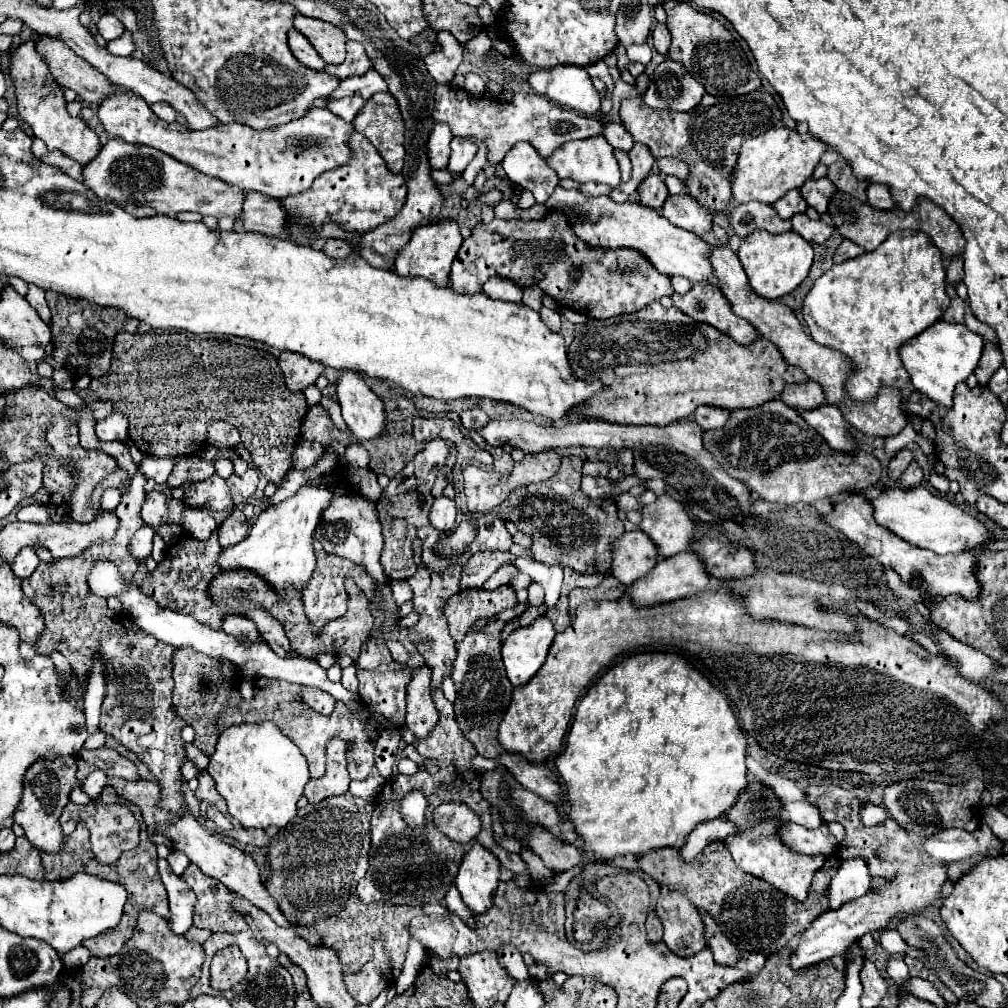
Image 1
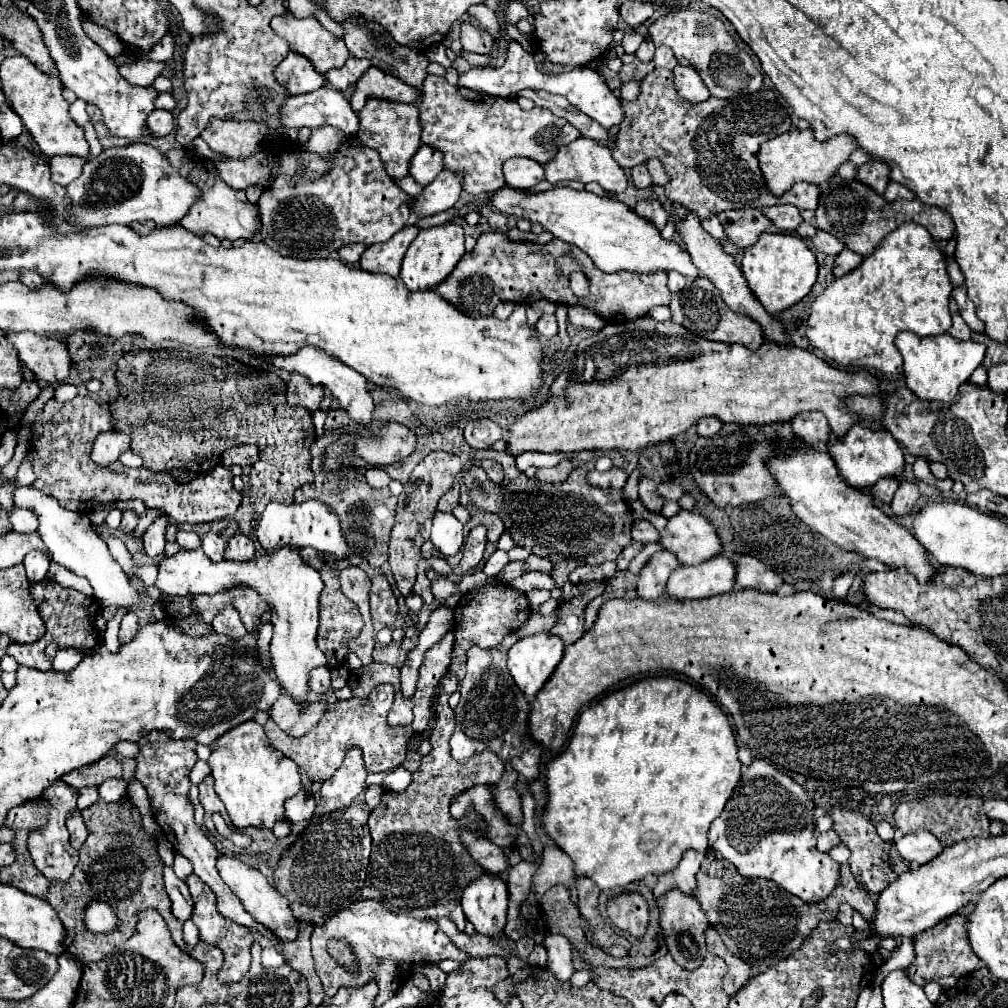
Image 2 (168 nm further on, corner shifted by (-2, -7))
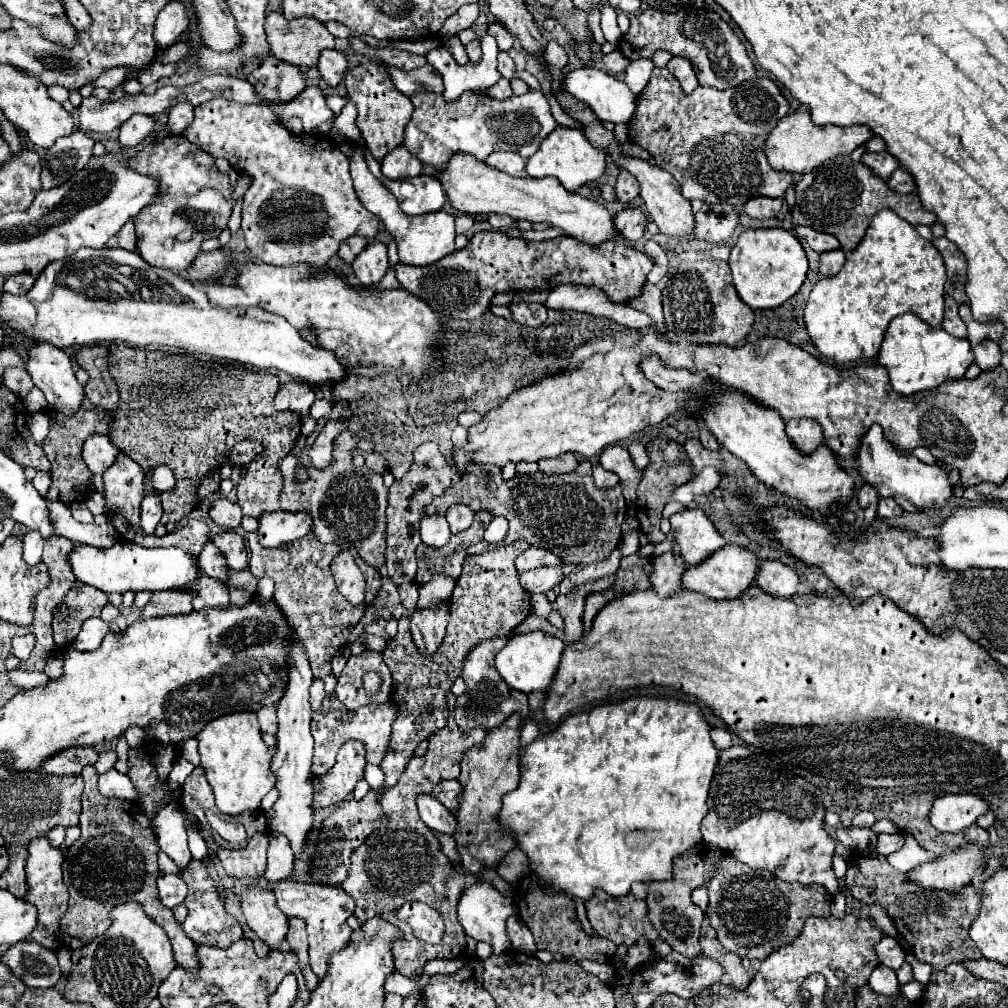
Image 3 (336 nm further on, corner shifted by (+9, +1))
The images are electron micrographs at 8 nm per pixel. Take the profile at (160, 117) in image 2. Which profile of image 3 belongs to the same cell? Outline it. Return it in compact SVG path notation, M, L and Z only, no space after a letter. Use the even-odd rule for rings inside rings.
M133 116L131 120L127 120L127 124L123 124L119 130L121 148L133 148L141 140L149 138L153 134L153 126L155 126L153 116Z

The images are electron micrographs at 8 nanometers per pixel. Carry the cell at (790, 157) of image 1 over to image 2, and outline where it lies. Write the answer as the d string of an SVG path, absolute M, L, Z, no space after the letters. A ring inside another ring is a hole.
M790 130L782 136L776 136L772 140L766 140L758 150L758 164L766 182L766 188L774 196L782 196L788 192L796 182L810 182L810 184L822 184L832 178L832 174L838 170L840 164L848 160L848 156L858 146L850 136L840 134L830 140L818 142L812 134L812 130Z

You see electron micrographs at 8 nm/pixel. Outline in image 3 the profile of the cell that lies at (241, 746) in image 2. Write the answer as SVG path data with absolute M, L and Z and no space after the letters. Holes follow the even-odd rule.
M255 712L225 714L207 724L207 728L203 728L195 738L199 742L201 766L215 792L217 808L231 816L259 808L261 798L275 786L275 776L269 770L273 752L261 738Z

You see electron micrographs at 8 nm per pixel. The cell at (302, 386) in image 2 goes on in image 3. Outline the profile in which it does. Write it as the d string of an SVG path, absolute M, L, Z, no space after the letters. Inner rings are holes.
M295 384L295 390L287 390L281 386L281 390L275 396L275 408L279 412L291 410L299 416L309 416L309 408L315 402L315 392L309 384Z

